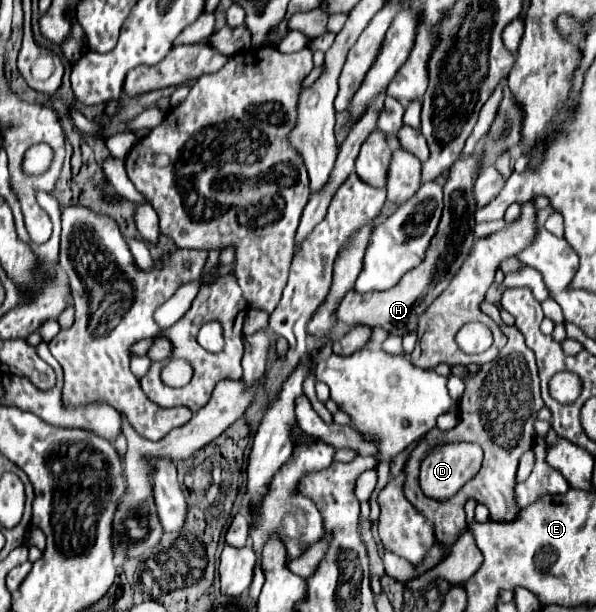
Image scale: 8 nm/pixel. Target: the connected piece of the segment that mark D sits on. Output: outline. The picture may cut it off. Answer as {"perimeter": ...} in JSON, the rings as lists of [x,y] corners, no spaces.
{"perimeter":[[[447,442],[433,446],[425,458],[421,460],[421,474],[419,474],[419,486],[425,496],[435,500],[451,498],[459,492],[463,484],[467,484],[481,468],[483,462],[483,450],[477,444],[471,442]]]}

